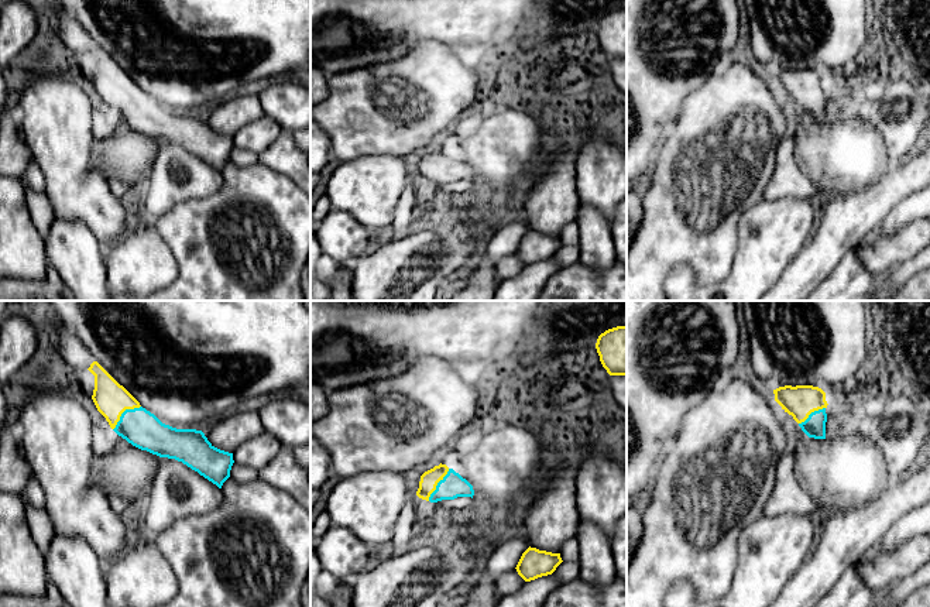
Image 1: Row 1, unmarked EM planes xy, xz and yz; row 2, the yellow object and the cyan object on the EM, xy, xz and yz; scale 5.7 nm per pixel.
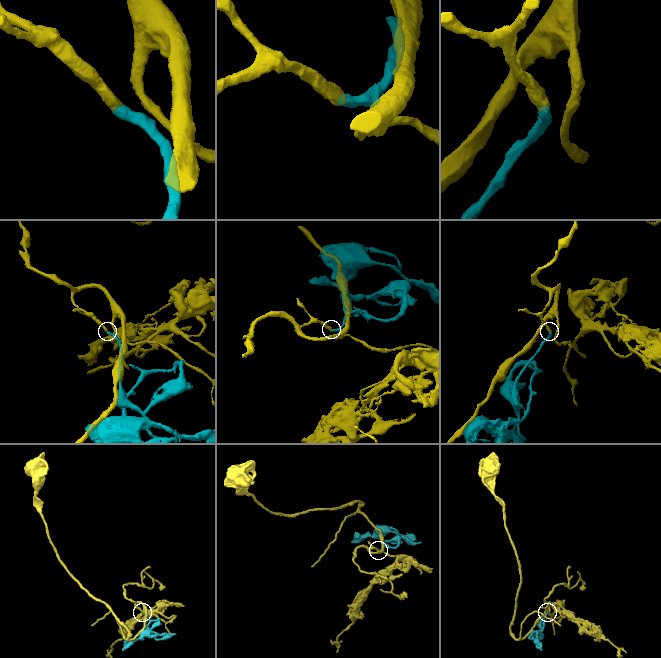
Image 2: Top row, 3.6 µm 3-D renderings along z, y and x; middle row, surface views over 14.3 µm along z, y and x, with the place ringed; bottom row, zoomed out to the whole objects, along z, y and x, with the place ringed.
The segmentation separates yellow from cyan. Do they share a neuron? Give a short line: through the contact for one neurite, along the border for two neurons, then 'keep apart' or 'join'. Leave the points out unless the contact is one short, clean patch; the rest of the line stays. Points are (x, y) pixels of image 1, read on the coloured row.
line xy (110, 398), (123, 411), (139, 427); join

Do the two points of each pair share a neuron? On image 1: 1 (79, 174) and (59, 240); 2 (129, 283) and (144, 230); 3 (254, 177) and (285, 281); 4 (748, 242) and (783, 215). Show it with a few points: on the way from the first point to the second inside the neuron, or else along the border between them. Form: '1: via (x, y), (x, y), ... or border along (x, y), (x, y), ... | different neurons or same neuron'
1: border along (54, 216), (82, 222), (95, 236) | different neurons
2: via (133, 270), (141, 261), (141, 243) | same neuron
3: via (256, 202), (258, 211), (258, 251), (261, 256) | same neuron
4: via (757, 242), (775, 223) | same neuron

